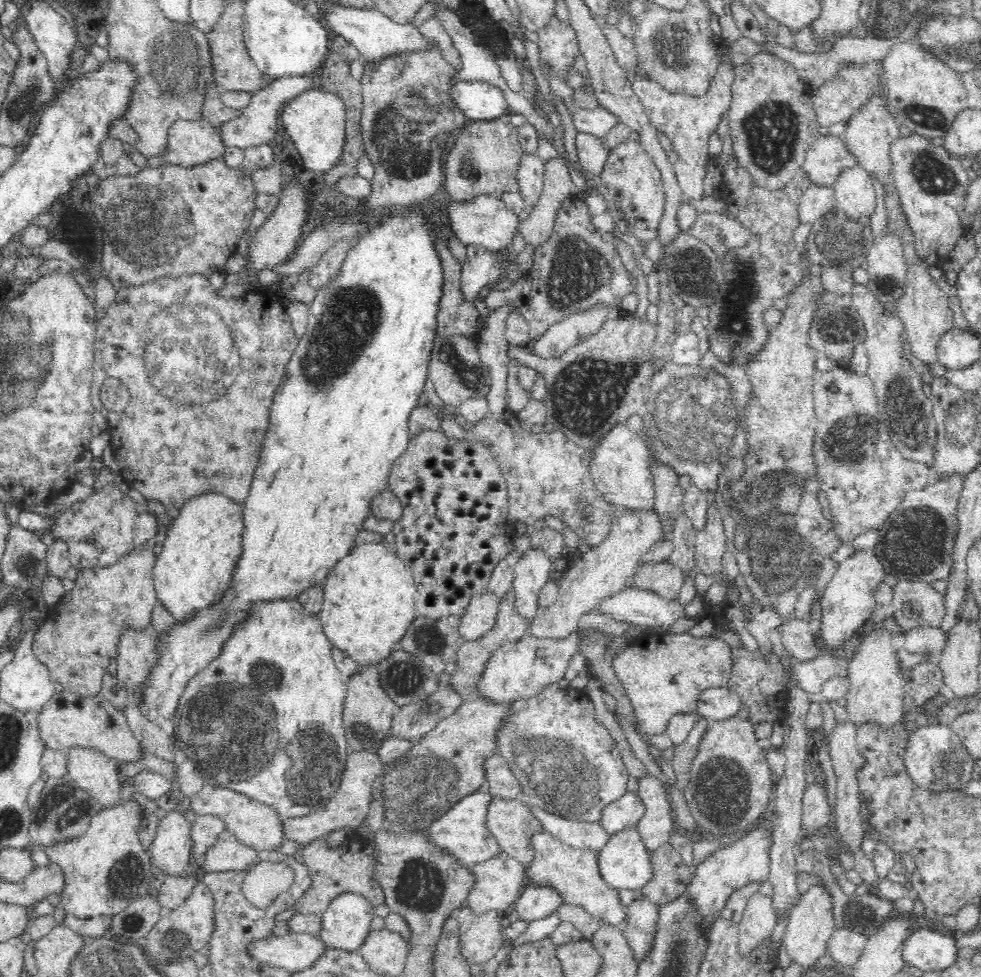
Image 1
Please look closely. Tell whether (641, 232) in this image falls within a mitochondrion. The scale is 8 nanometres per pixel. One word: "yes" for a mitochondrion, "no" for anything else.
no

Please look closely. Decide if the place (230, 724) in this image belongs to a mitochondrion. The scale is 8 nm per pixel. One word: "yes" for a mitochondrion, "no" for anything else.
yes

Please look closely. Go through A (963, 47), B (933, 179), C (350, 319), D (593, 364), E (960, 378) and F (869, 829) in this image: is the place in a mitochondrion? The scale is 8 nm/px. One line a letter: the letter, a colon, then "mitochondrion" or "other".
A: mitochondrion
B: mitochondrion
C: mitochondrion
D: mitochondrion
E: other
F: other

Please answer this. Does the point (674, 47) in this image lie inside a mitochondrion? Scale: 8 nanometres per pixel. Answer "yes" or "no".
yes

